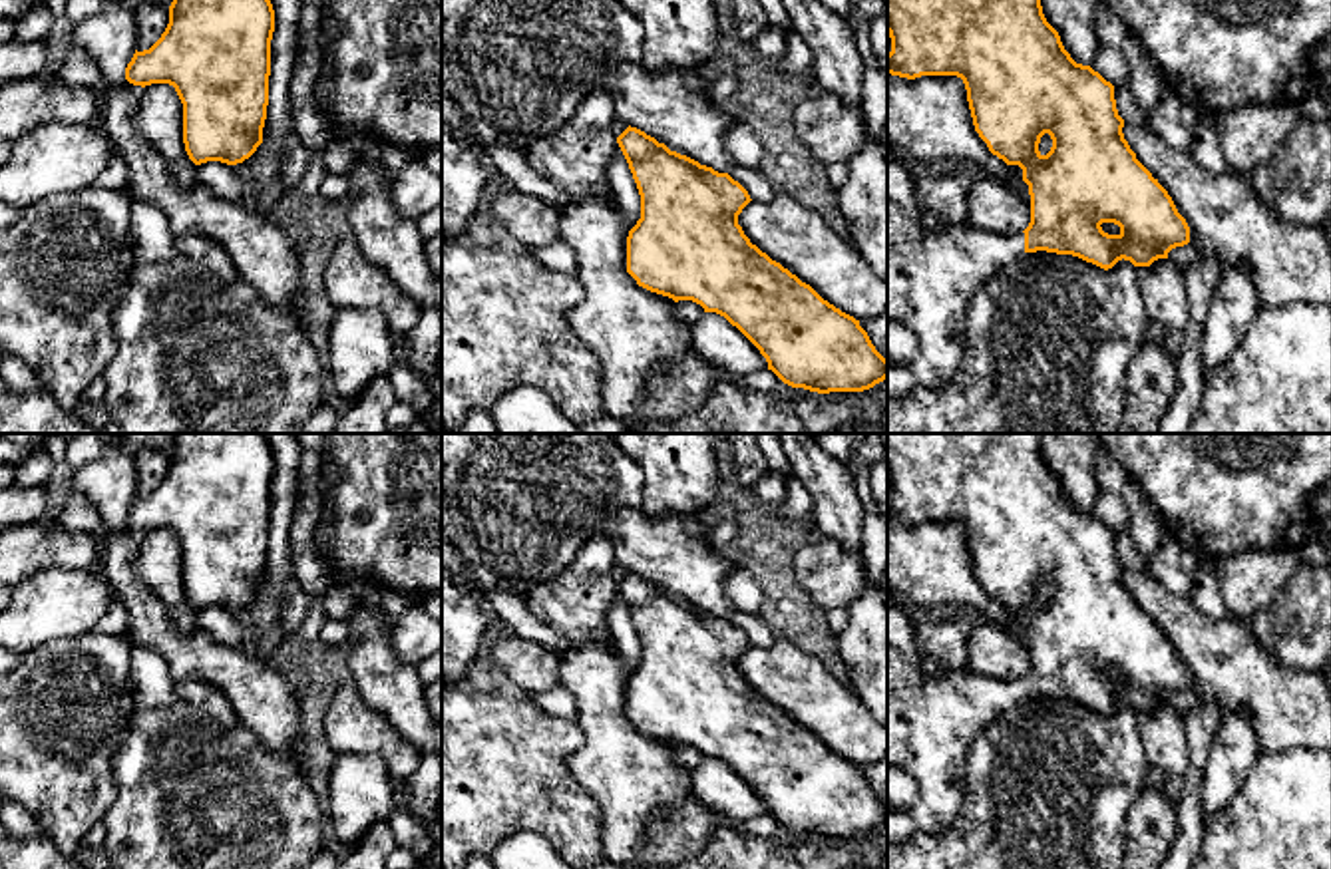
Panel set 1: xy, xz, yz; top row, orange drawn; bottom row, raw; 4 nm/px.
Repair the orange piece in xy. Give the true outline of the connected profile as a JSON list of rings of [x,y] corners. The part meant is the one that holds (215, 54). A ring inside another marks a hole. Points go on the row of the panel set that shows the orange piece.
[[[173,0],[161,38],[133,54],[125,80],[133,86],[169,84],[183,103],[183,143],[195,165],[221,161],[237,165],[263,143],[269,105],[271,0]]]

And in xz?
[[[637,127],[617,143],[641,195],[641,219],[627,237],[627,272],[674,302],[692,300],[736,326],[784,384],[818,394],[863,392],[887,378],[887,360],[859,320],[824,300],[744,235],[738,215],[752,201],[728,173],[670,151]]]

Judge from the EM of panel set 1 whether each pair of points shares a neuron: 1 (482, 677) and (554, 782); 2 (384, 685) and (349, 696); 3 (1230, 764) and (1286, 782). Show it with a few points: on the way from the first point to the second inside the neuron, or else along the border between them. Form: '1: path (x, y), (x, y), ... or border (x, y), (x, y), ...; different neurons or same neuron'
1: path (486, 702), (486, 714), (528, 756); same neuron
2: border (353, 679), (359, 695), (392, 724); different neurons
3: border (1264, 750), (1244, 784), (1222, 808); different neurons

